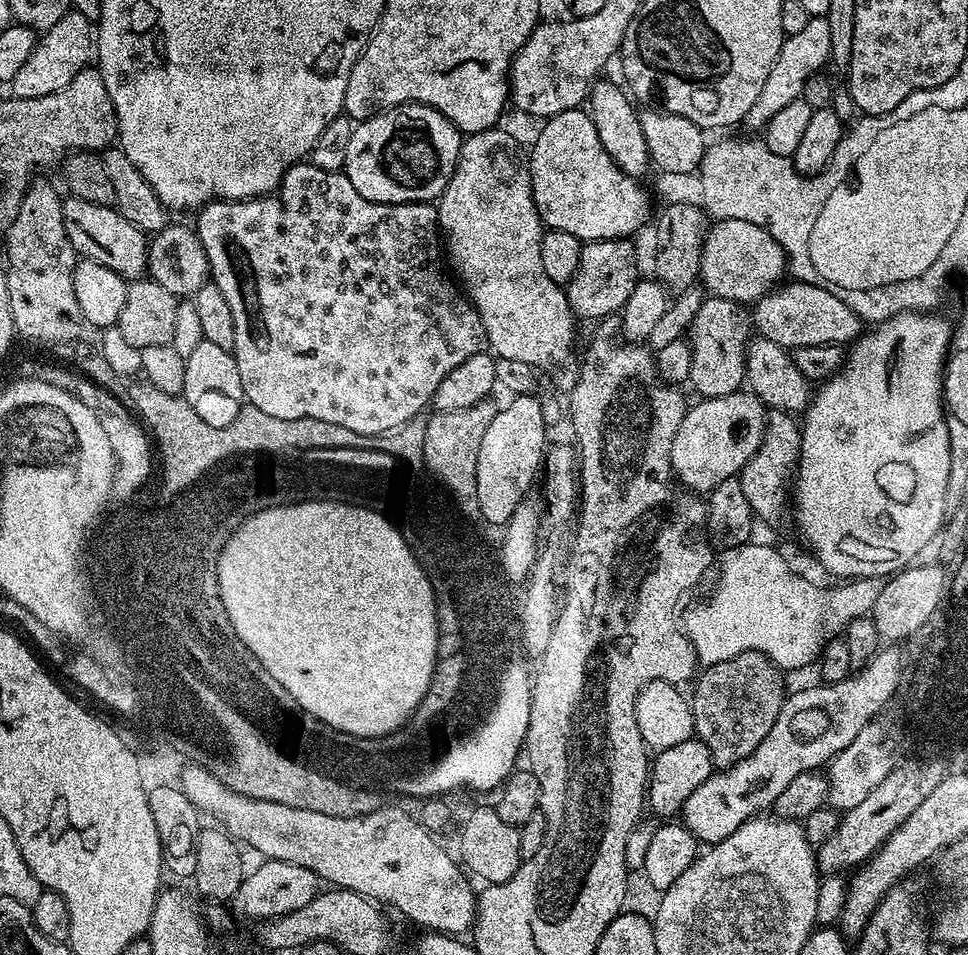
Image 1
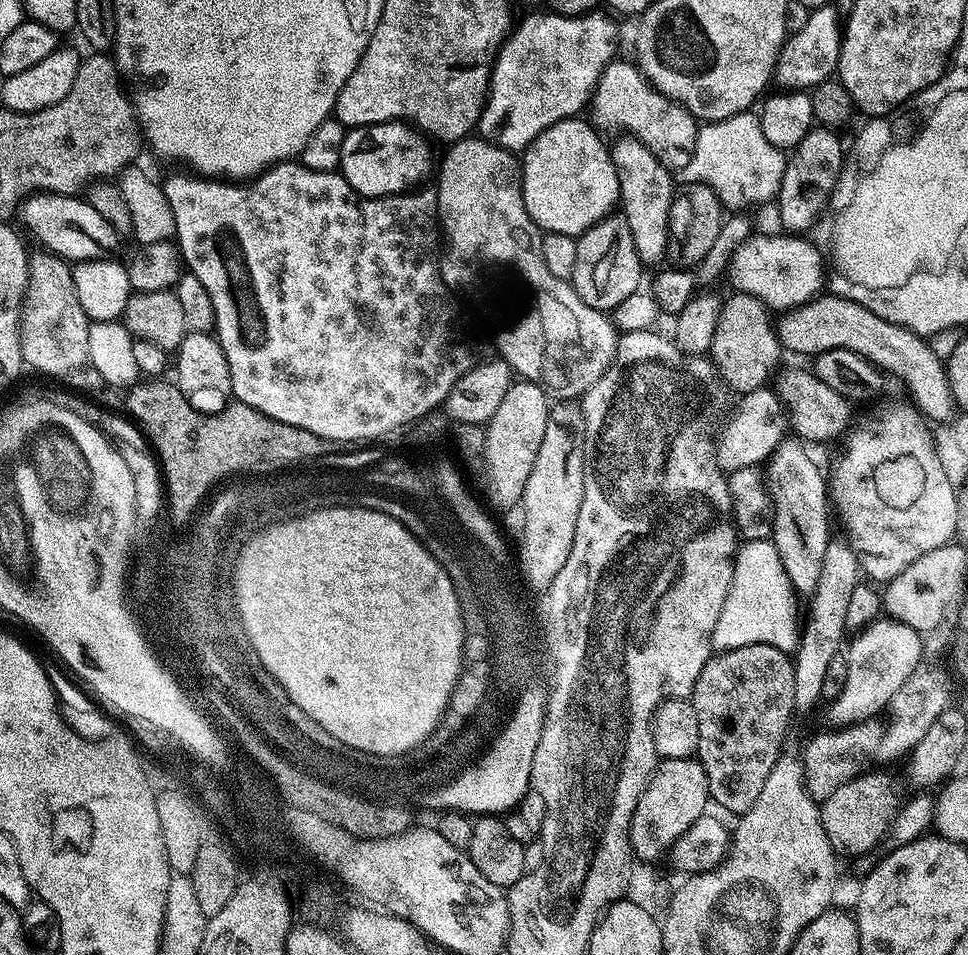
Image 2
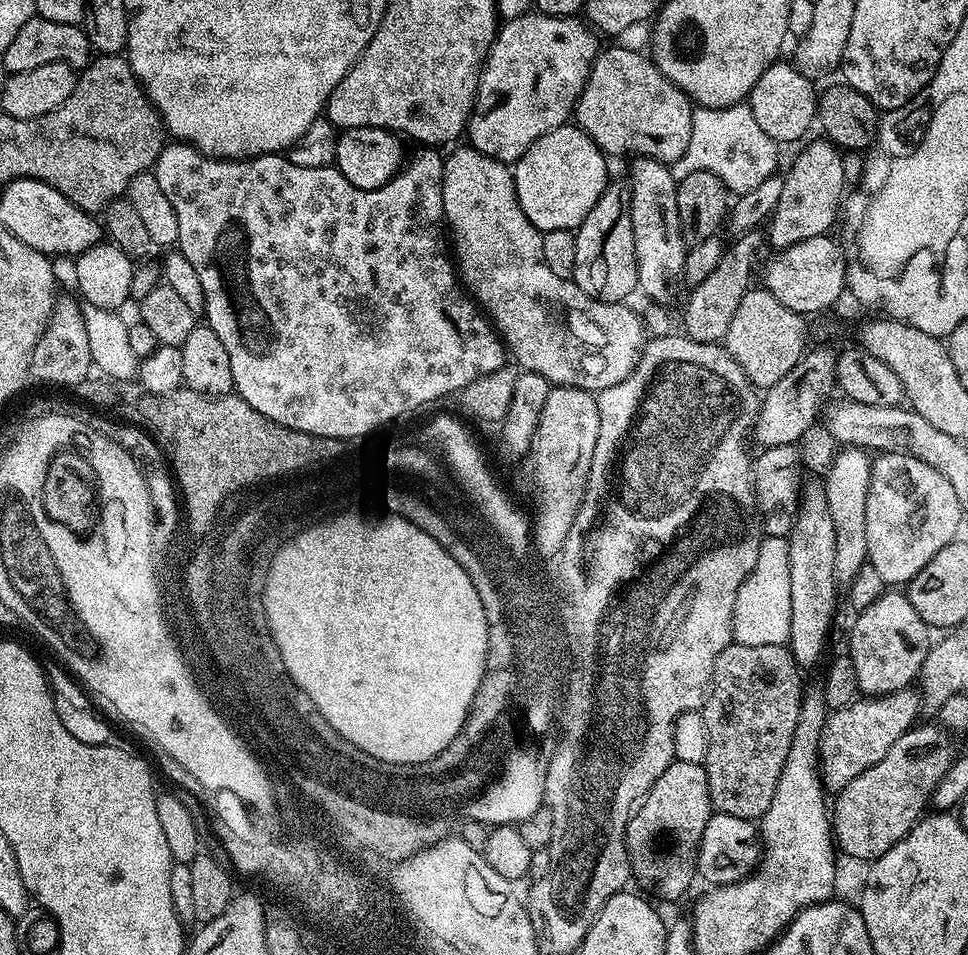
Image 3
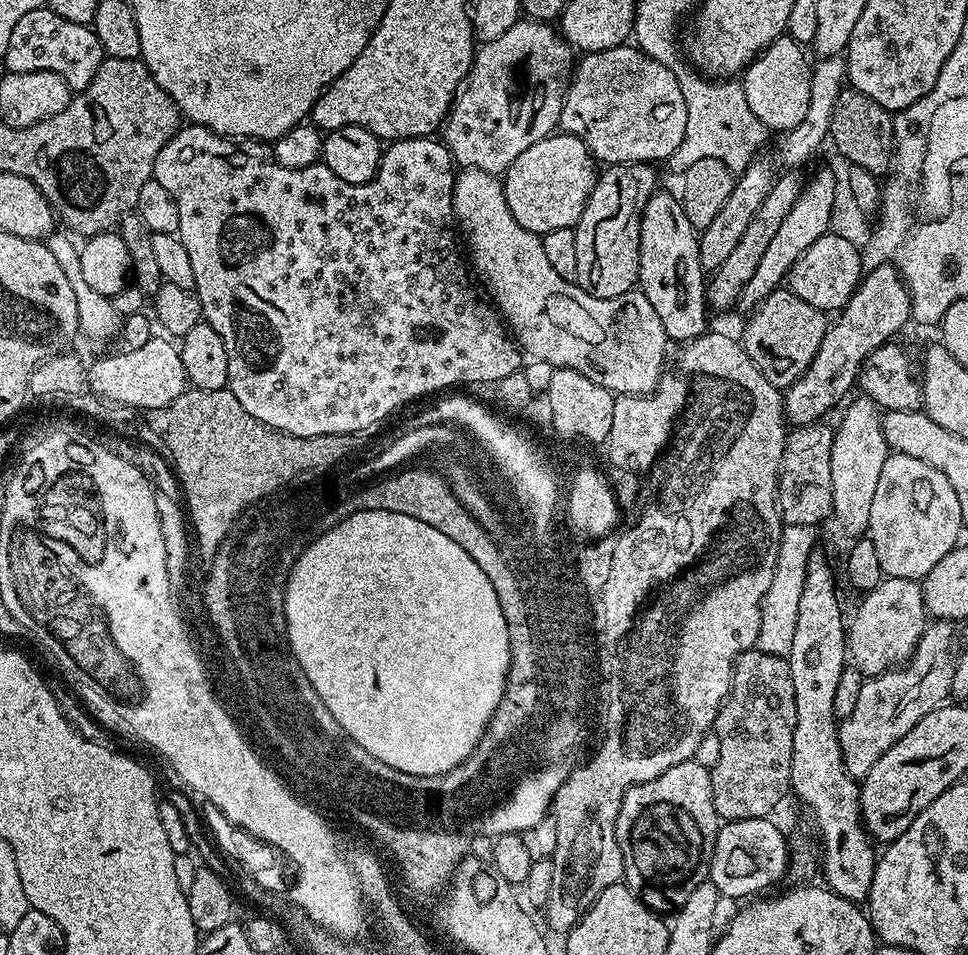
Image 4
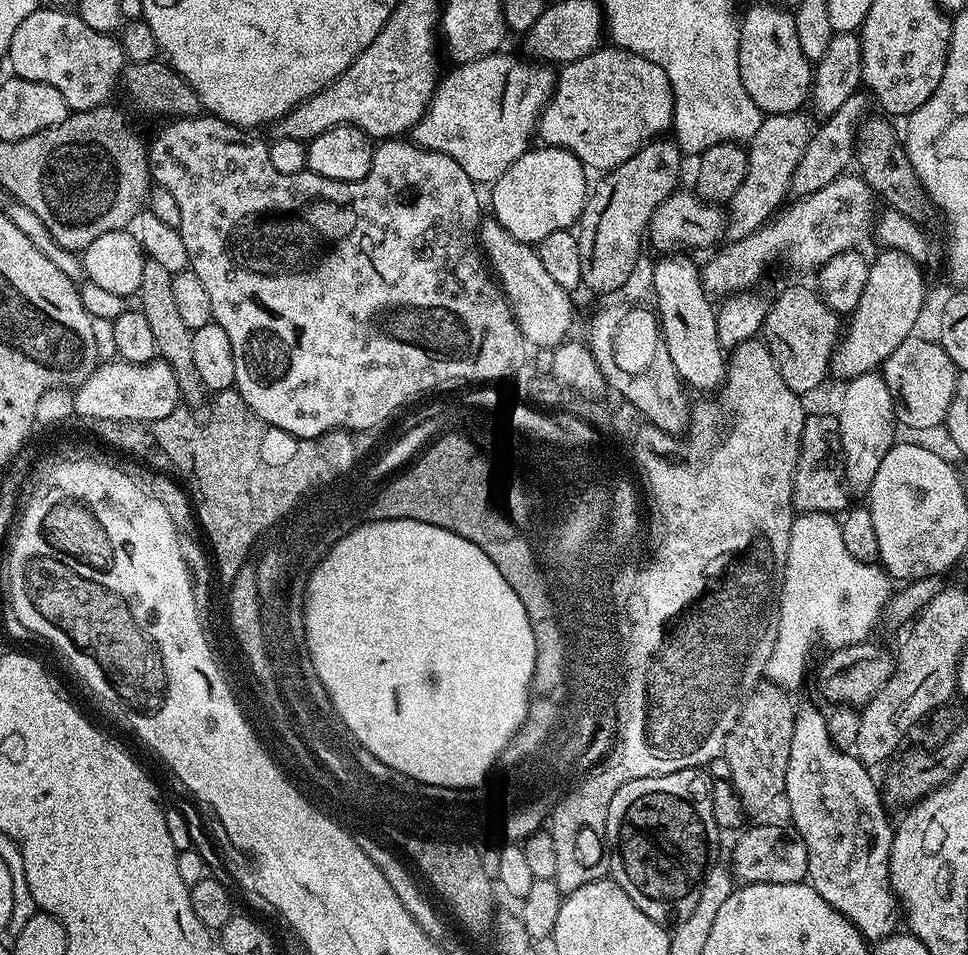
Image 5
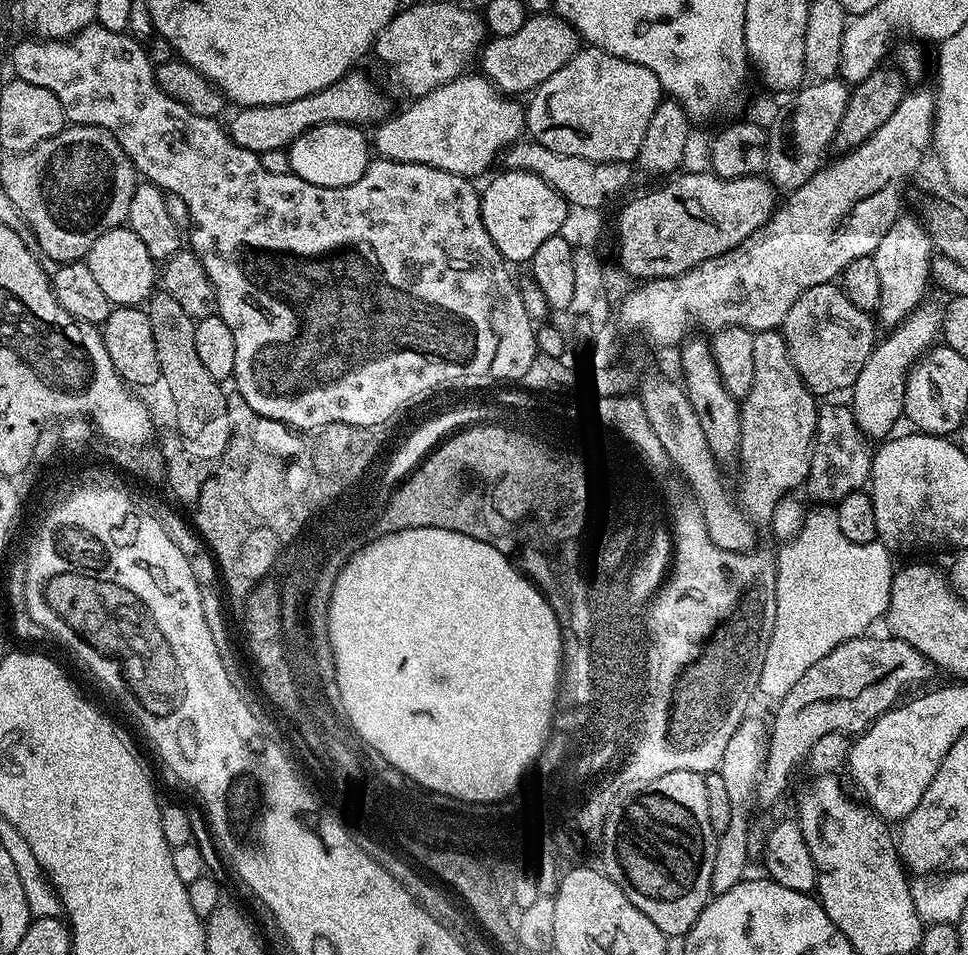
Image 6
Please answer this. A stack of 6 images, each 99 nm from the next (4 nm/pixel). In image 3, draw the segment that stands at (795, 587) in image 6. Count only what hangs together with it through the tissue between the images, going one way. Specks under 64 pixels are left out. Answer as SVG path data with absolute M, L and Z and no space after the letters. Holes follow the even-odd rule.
M765 535L760 542L758 562L738 590L732 611L732 639L746 646L787 645L790 634L790 554L782 536ZM769 580L772 585L764 588Z

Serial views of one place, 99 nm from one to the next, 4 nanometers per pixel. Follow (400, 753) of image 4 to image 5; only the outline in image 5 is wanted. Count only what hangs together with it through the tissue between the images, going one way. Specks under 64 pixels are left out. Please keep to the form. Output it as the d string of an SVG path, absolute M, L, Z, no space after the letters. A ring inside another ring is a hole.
M372 520L353 528L351 532L348 532L333 545L329 552L322 557L319 564L312 569L307 592L304 595L304 628L307 640L307 656L312 659L318 678L328 692L337 715L352 732L353 738L366 750L376 752L376 756L384 756L384 760L388 760L388 764L396 764L396 768L402 769L404 777L417 784L429 784L442 788L481 787L493 771L495 752L501 752L510 743L516 732L524 725L524 719L528 717L528 702L536 666L536 639L534 638L534 630L529 625L527 616L524 615L524 608L520 605L520 598L518 594L512 593L508 586L500 581L500 571L491 568L490 564L483 559L481 552L476 552L474 542L466 542L466 538L462 538L450 530L442 530L442 526L430 526L426 522L418 522L417 520Z

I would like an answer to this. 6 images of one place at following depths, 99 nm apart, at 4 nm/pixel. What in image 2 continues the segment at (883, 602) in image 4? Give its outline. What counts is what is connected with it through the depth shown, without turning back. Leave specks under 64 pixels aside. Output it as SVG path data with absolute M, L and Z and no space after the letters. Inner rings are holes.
M881 618L849 643L846 655L851 666L846 684L836 700L829 701L826 718L834 728L849 727L877 717L893 700L899 687L919 669L922 658L921 633L905 623Z

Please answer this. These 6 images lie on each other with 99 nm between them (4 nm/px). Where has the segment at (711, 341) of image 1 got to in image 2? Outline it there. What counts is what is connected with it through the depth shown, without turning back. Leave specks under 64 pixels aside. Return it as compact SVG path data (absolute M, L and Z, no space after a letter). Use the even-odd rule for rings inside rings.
M733 291L731 295L728 301L724 300L720 304L710 359L715 364L721 381L733 393L736 391L736 394L743 394L769 383L773 375L772 367L779 362L782 349L780 339L776 336L773 317L768 317L771 316L769 309L758 298L745 292Z

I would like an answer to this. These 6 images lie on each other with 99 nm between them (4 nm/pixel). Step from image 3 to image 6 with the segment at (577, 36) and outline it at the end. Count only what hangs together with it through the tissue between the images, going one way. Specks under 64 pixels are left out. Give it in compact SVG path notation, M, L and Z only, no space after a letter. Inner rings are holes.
M465 74L430 94L415 97L409 108L375 125L374 152L394 162L434 166L450 174L477 178L526 132L526 112L519 99L500 91L483 74Z

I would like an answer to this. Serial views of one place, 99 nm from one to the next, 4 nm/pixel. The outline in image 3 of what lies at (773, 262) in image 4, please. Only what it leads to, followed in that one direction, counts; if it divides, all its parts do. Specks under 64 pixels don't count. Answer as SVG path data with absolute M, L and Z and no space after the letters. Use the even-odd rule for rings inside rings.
M820 138L820 140L812 140L809 139L807 141L808 146L797 156L796 161L793 162L792 166L789 168L788 172L783 175L784 177L784 185L782 186L782 198L778 198L778 206L776 207L776 211L772 213L770 219L766 224L766 240L769 245L773 244L773 249L783 250L789 248L790 246L794 246L798 242L806 242L806 238L818 238L819 236L827 236L833 230L832 227L836 224L836 215L838 217L842 212L842 201L845 199L845 191L846 191L846 183L844 180L843 172L842 172L842 152L841 149L835 146L831 140L827 138Z

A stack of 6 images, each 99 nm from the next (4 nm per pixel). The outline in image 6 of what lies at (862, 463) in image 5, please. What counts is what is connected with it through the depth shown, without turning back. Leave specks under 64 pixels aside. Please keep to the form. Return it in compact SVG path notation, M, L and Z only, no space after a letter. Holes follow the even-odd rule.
M929 302L921 303L919 308L915 308L910 315L905 318L900 325L891 329L887 333L888 337L881 339L876 347L872 349L870 358L866 358L866 366L862 366L862 374L858 374L858 378L854 382L854 386L850 390L850 407L854 418L858 422L858 426L869 438L884 438L893 431L892 427L896 424L896 419L901 419L904 416L904 383L908 381L908 371L912 365L933 347L941 339L942 336L942 312L938 307L928 304Z

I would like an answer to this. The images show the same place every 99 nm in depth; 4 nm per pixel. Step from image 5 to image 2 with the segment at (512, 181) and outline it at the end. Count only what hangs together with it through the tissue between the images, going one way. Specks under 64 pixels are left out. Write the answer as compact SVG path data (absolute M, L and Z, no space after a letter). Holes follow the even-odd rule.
M573 118L554 122L522 152L520 165L522 178L522 198L530 218L544 232L557 232L567 236L580 237L588 228L593 228L617 207L620 198L618 174L612 161L609 145L584 121L584 118Z

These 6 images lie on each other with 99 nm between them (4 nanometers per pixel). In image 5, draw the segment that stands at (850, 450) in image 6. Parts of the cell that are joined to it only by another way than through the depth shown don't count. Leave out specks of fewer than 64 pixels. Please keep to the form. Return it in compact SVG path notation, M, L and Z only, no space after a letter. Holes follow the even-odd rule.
M809 411L804 417L802 442L792 479L792 507L797 513L840 514L849 507L850 489L844 479L844 458L840 447L840 417L828 412Z

